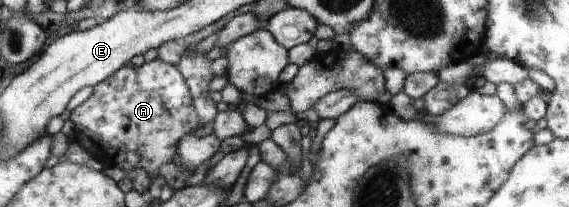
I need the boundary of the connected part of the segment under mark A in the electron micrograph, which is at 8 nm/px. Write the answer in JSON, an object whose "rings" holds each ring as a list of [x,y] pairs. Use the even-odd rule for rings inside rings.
{"rings":[[[156,57],[140,67],[132,68],[129,63],[119,68],[110,78],[94,85],[92,95],[70,113],[70,119],[74,130],[64,153],[67,161],[95,171],[109,164],[124,172],[142,169],[149,176],[163,176],[174,191],[190,186],[187,182],[194,172],[183,165],[178,146],[183,136],[201,127],[201,120],[190,86],[176,65]]]}

